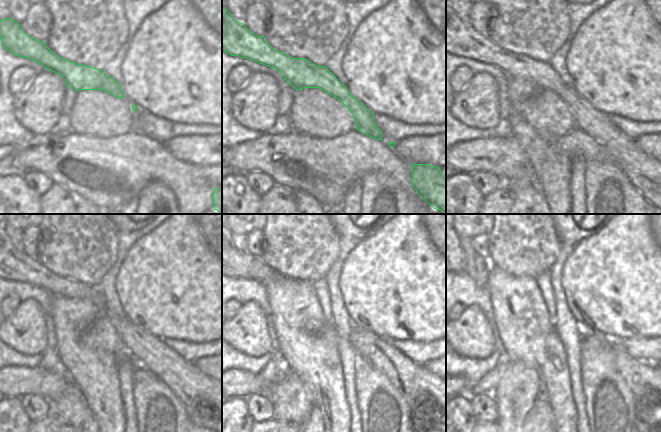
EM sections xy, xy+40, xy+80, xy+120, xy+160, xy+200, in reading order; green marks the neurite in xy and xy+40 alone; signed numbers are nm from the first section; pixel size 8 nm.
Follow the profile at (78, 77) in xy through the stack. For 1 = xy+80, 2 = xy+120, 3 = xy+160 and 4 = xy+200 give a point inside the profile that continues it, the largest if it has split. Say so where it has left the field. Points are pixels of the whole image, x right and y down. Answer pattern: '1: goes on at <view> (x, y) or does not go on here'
1: goes on at xy+80 (649, 176)
2: goes on at xy+120 (201, 395)
3: goes on at xy+160 (425, 392)
4: goes on at xy+200 (649, 384)

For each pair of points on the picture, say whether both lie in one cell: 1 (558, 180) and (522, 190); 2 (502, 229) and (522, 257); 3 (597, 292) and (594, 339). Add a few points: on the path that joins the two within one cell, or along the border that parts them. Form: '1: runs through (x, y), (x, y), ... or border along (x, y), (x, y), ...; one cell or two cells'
1: border along (537, 186), (548, 203); two cells
2: runs through (509, 236), (522, 250); one cell
3: border along (585, 332), (600, 332), (616, 340); two cells

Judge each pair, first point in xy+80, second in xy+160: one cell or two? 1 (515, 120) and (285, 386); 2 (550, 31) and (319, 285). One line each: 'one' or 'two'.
1: two
2: two

